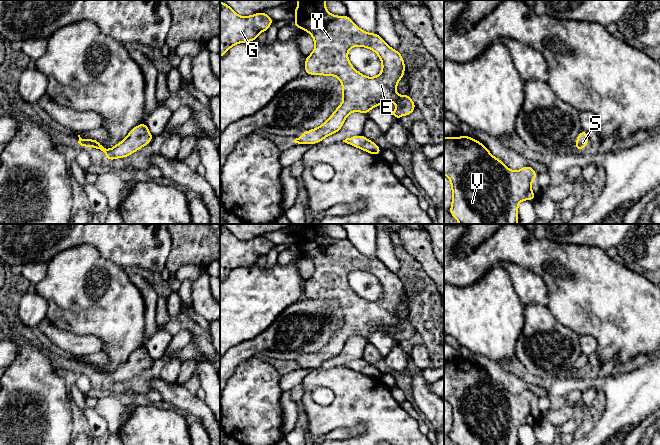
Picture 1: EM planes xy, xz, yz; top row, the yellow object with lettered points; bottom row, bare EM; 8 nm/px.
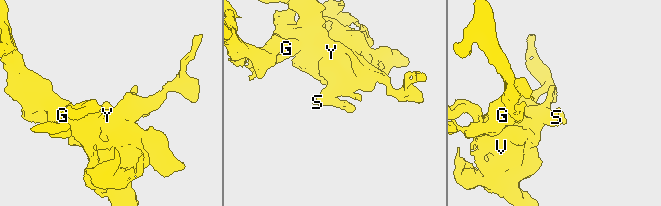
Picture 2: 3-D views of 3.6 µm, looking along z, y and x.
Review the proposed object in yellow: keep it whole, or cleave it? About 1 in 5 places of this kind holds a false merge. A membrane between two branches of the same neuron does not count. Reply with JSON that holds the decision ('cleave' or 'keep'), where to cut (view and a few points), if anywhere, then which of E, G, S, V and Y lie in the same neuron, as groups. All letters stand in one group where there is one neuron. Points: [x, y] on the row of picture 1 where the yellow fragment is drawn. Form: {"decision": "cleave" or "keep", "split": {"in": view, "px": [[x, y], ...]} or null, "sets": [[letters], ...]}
{"decision": "keep", "split": null, "sets": [["E", "G", "S", "V", "Y"]]}

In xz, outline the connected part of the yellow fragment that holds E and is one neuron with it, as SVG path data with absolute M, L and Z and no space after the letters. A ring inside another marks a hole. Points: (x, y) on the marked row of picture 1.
M296 0L299 5L293 10L296 15L295 20L293 21L297 29L303 29L308 32L314 40L315 47L310 55L305 57L304 69L307 75L322 75L322 76L336 76L342 85L342 103L337 106L332 115L320 126L303 132L298 138L293 142L298 144L318 144L324 138L329 137L332 134L337 133L341 130L345 119L352 112L361 112L365 115L368 115L369 111L372 108L381 106L382 102L395 102L397 107L394 111L390 111L392 115L397 118L402 116L408 116L416 109L414 101L409 97L408 93L399 96L396 92L398 82L403 78L405 74L405 62L403 56L399 53L398 50L391 48L377 33L368 33L360 29L348 16L337 16L331 14L326 9L326 0ZM352 47L364 47L374 51L381 63L382 70L379 75L375 77L367 77L357 71L348 59L348 51Z

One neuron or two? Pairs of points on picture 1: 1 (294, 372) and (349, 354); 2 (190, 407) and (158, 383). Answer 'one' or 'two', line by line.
1: one
2: one

